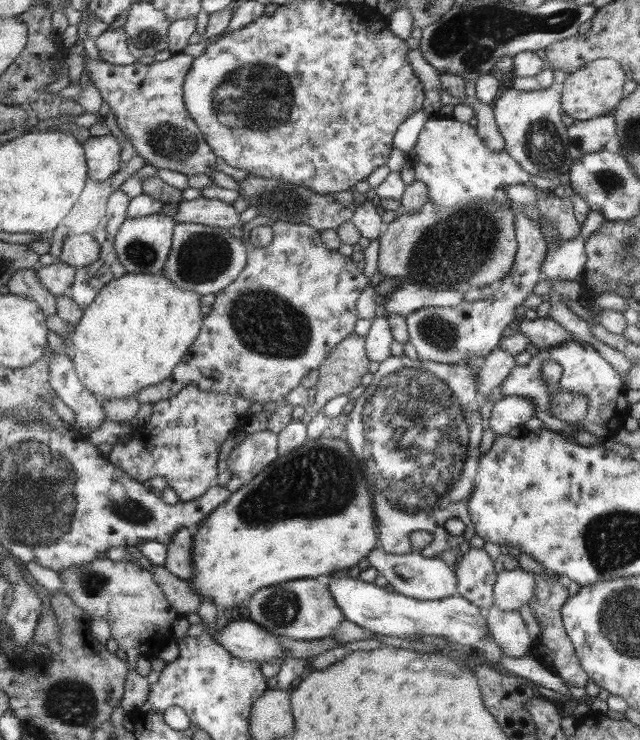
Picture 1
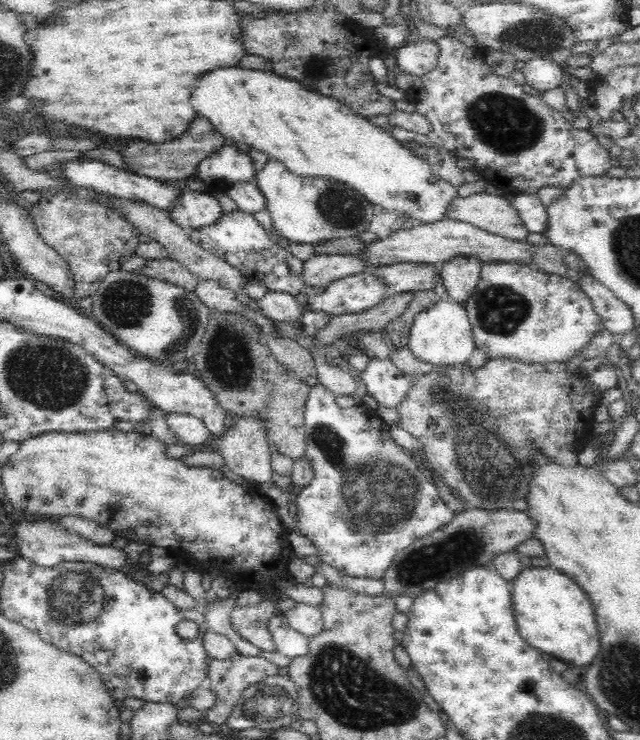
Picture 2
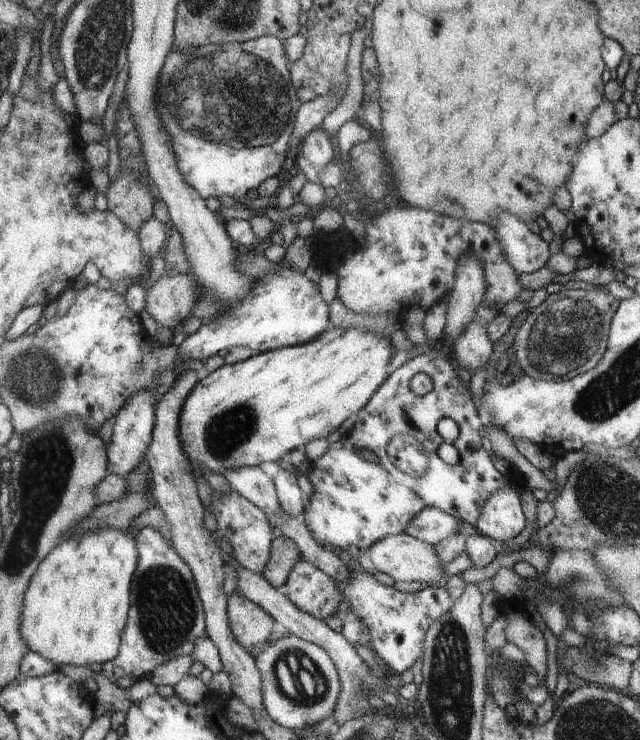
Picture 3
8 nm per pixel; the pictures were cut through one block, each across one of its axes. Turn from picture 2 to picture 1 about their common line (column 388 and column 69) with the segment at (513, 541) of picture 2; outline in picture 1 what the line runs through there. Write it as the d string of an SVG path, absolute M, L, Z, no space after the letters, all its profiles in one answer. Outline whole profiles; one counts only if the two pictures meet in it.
M101 556L91 564L61 570L59 576L65 584L63 592L69 598L73 598L73 602L91 616L91 620L99 620L99 618L105 620L111 626L111 634L113 634L111 638L119 644L121 650L125 650L131 672L129 672L129 684L121 708L125 708L127 714L135 712L145 702L149 702L151 688L153 688L153 684L149 684L145 676L137 674L135 664L141 658L149 658L149 660L157 658L159 652L169 644L169 640L175 640L173 624L177 622L177 616L181 616L179 610L175 610L175 606L169 604L169 598L165 596L165 590L161 590L161 586L157 584L153 572L129 560L113 562Z

